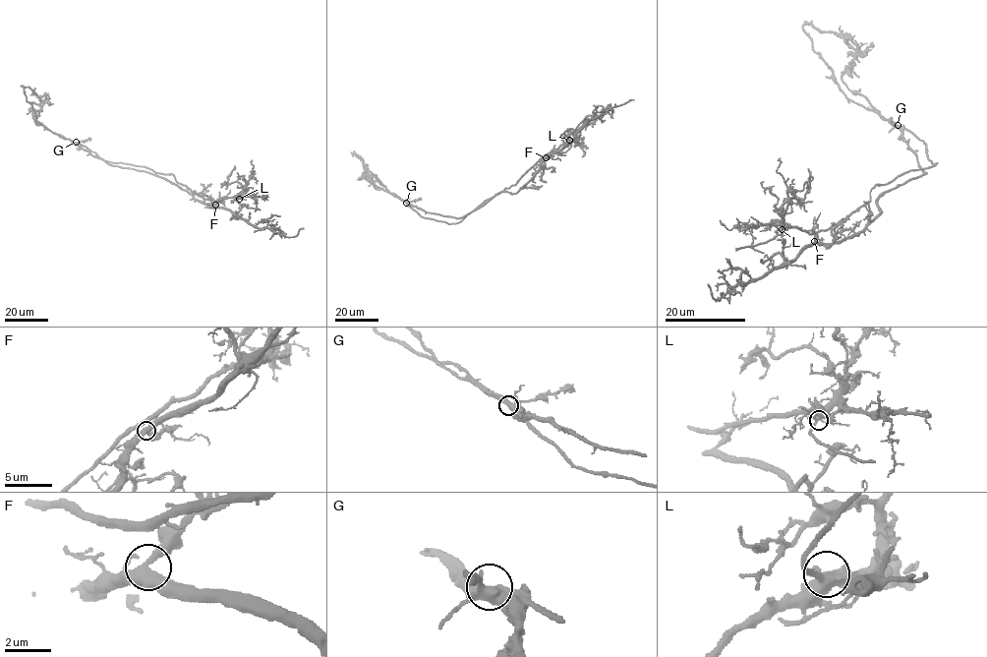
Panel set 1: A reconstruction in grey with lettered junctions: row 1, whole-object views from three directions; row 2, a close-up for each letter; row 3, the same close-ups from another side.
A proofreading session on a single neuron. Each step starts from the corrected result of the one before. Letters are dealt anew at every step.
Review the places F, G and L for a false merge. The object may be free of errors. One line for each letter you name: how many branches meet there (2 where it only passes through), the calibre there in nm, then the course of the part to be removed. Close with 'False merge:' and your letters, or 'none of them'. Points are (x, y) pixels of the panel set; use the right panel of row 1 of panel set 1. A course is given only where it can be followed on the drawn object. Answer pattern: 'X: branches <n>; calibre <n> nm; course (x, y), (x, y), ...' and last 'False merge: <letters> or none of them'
G: branches 3; calibre 380 nm; course (897, 125), (936, 162), (877, 184), (837, 224), (808, 233), (780, 222), (728, 230), (720, 219)
False merge: G

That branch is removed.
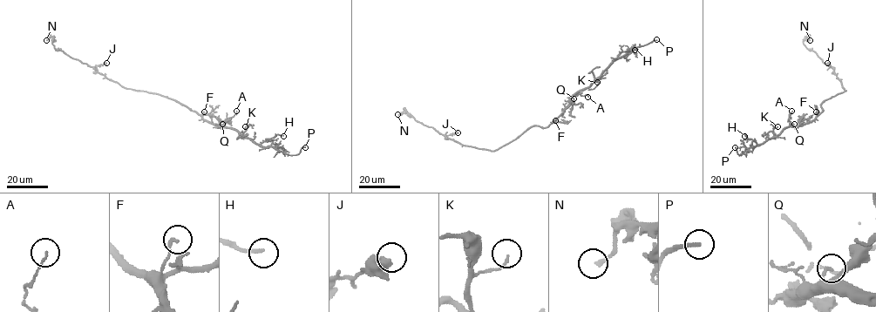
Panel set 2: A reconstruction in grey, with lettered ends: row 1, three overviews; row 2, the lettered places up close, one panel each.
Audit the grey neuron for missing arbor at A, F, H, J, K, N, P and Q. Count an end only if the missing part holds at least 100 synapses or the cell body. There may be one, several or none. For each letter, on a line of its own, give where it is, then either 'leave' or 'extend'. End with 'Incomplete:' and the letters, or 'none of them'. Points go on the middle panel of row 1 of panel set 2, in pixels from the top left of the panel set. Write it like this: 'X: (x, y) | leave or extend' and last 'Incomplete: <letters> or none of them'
A: (587, 97) | leave
F: (555, 120) | leave
H: (634, 50) | leave
J: (458, 132) | leave
K: (597, 82) | leave
N: (397, 114) | leave
P: (656, 39) | extend
Q: (573, 98) | leave
Incomplete: P

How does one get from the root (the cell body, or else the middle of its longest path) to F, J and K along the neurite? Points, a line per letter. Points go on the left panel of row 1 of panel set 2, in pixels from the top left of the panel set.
F: (178, 102), (199, 114), (204, 111)
J: (178, 102), (156, 93), (127, 89), (109, 80), (94, 66), (106, 63)
K: (178, 102), (217, 126), (233, 128), (241, 135), (245, 126)

